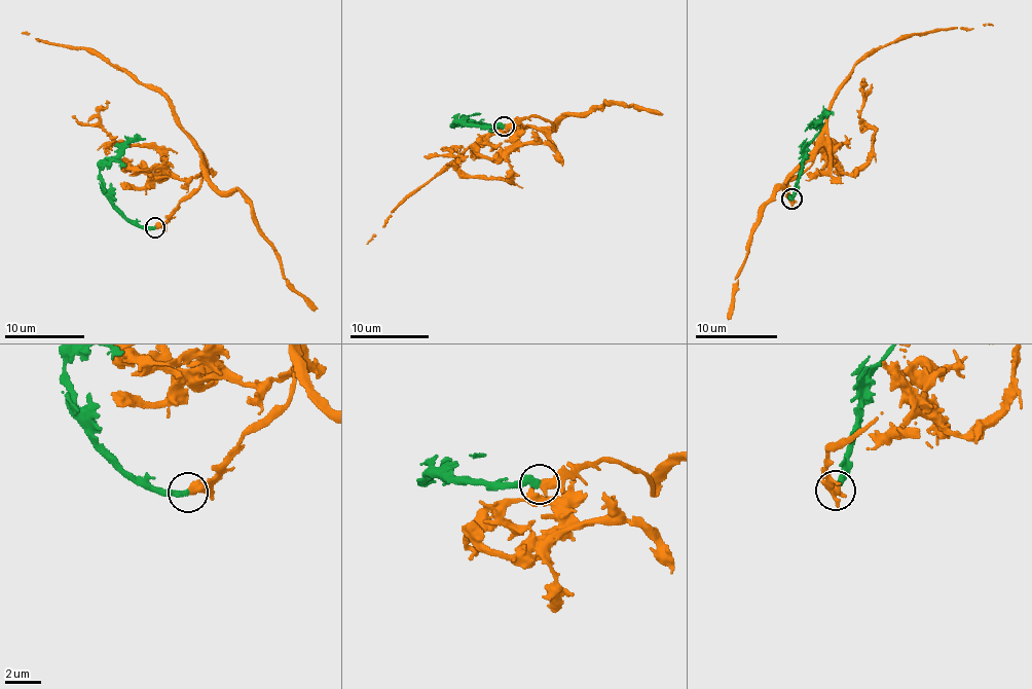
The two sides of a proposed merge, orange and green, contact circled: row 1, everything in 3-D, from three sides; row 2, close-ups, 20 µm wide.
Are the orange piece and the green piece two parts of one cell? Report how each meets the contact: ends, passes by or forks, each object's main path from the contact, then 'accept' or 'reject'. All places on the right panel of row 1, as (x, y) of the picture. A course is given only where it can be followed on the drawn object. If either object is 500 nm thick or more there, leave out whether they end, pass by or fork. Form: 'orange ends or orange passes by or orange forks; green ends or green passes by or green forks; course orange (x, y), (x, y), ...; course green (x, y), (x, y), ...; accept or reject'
course orange (790, 198), (787, 181), (812, 162), (832, 98), (859, 59), (905, 37), (952, 27), (969, 30), (993, 25); course green (790, 198), (802, 151), (817, 135), (817, 120), (826, 116); accept

